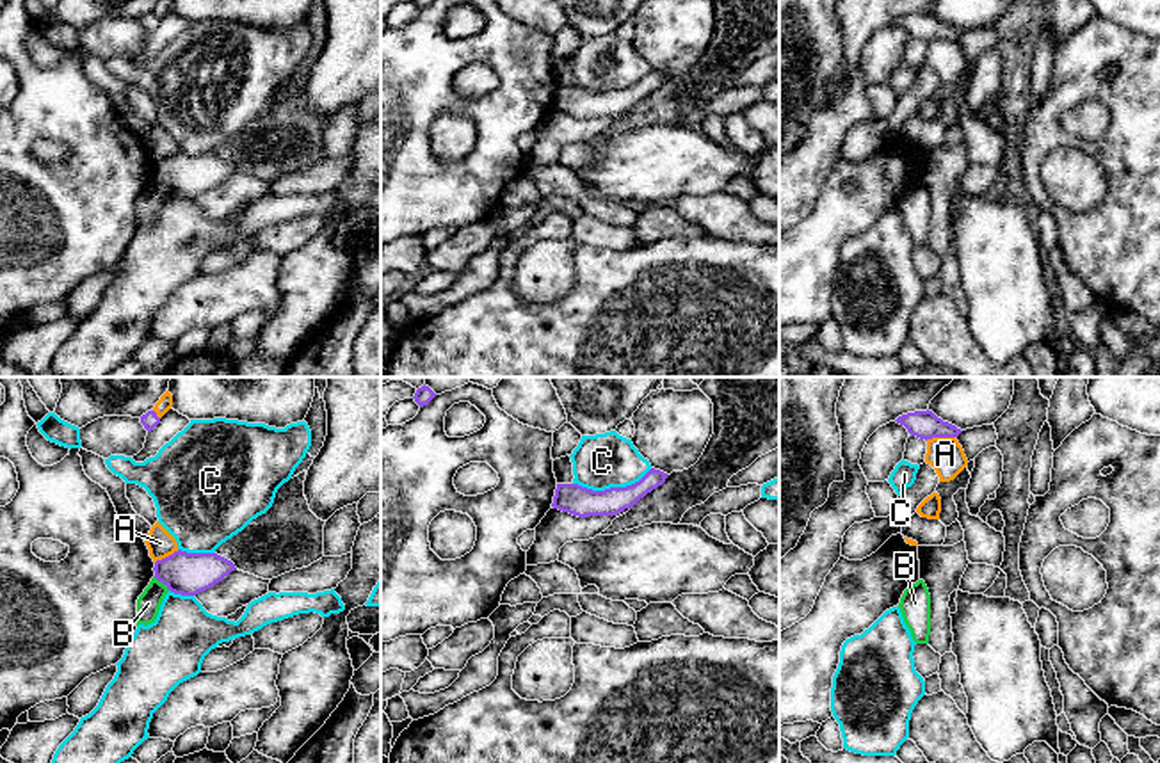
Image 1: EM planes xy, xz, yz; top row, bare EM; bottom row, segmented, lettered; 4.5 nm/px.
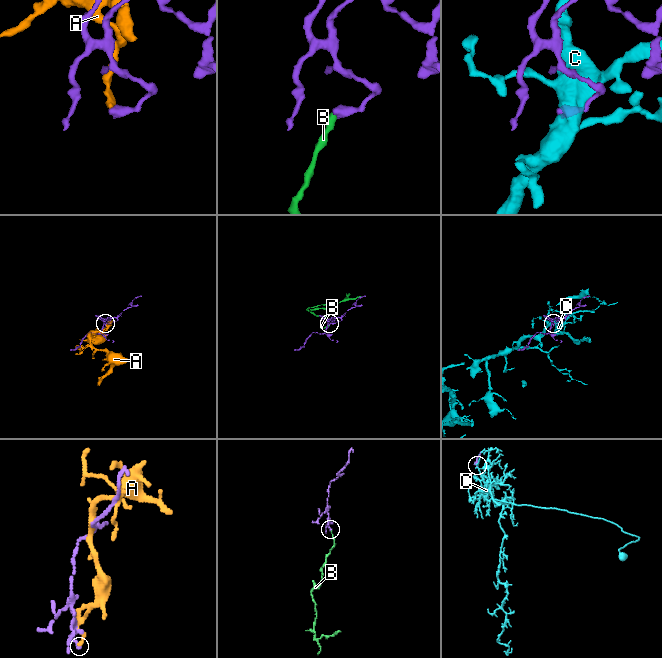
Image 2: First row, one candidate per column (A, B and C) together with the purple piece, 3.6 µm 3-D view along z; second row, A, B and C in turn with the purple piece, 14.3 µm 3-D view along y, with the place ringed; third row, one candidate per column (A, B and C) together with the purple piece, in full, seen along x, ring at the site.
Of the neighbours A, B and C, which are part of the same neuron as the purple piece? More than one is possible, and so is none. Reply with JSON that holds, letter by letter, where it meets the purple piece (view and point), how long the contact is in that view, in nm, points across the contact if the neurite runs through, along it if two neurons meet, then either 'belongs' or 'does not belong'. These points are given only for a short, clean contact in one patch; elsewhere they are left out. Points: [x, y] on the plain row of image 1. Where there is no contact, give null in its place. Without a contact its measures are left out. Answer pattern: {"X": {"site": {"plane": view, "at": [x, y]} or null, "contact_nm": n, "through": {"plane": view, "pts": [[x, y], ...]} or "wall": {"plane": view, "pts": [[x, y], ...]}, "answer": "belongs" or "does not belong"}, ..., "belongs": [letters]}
{"A": {"site": {"plane": "yz", "at": [940, 38]}, "contact_nm": 140, "answer": "does not belong"}, "B": {"site": {"plane": "xy", "at": [162, 184]}, "contact_nm": 100, "wall": {"plane": "xy", "pts": [[153, 178], [169, 191]]}, "answer": "does not belong"}, "C": {"site": {"plane": "xz", "at": [612, 89]}, "contact_nm": 360, "answer": "does not belong"}, "belongs": []}

